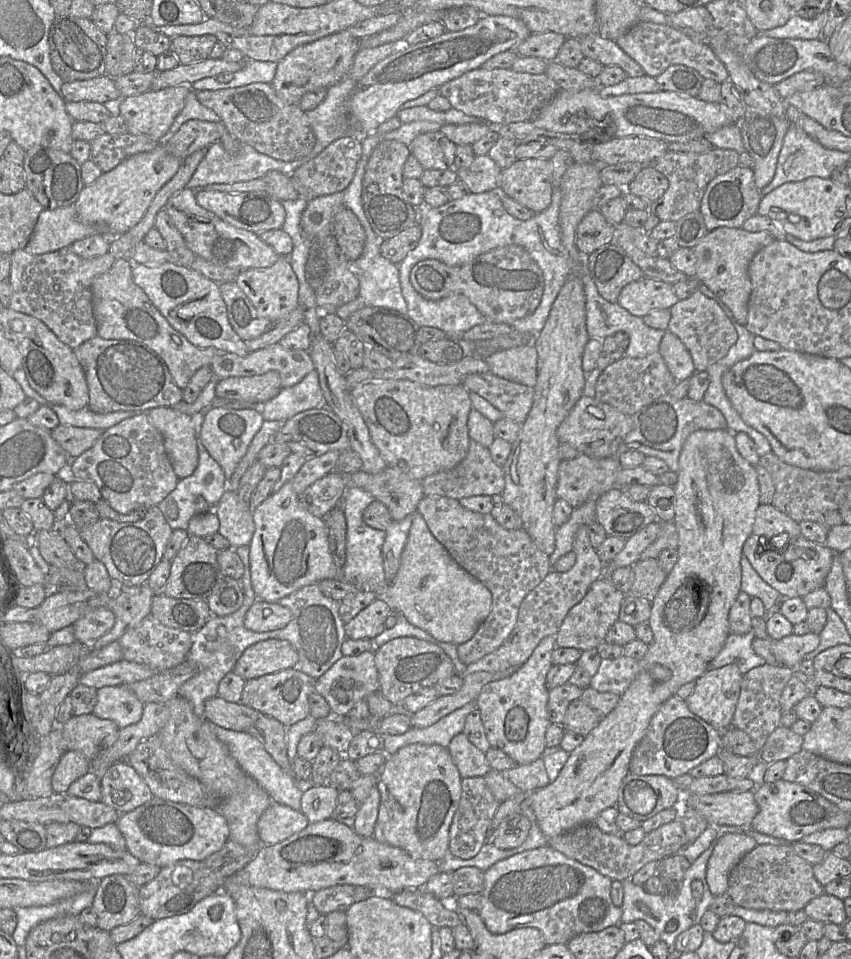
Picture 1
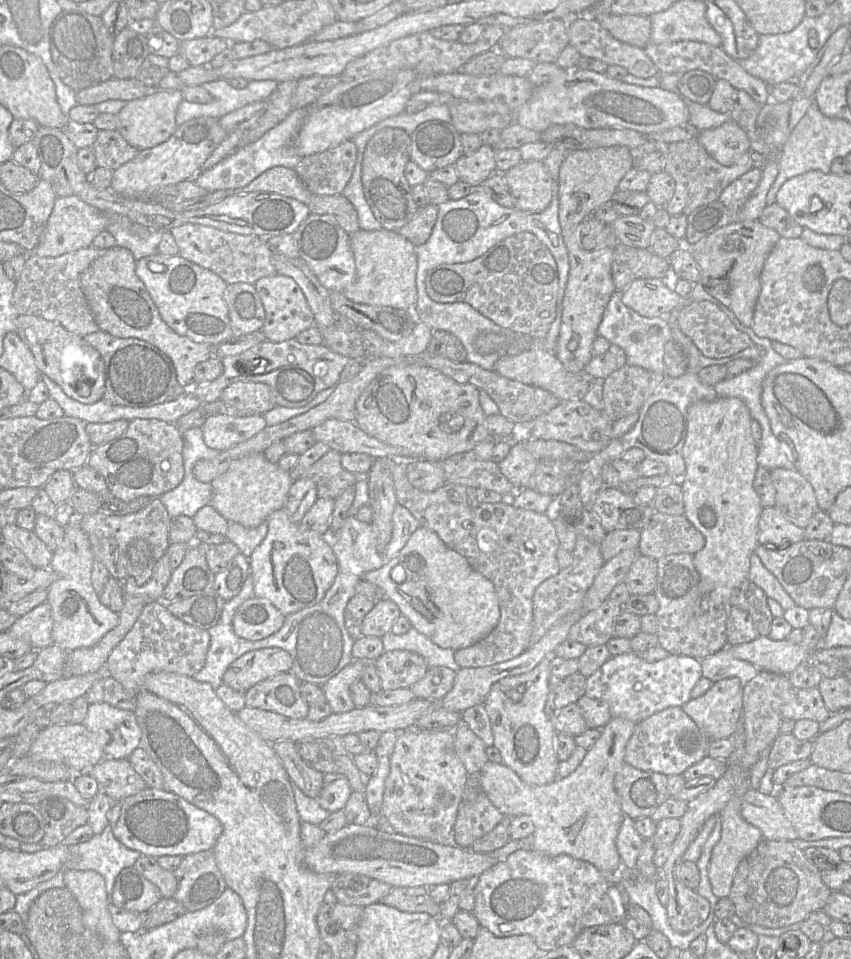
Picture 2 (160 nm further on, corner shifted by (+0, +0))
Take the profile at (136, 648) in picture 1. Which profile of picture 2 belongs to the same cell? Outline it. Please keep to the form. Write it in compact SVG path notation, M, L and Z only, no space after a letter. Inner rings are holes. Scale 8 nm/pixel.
M154 601L145 605L132 629L111 651L105 671L129 693L137 695L145 677L150 673L172 672L190 677L195 675L205 664L210 639L208 630L183 622L167 609L165 602Z

